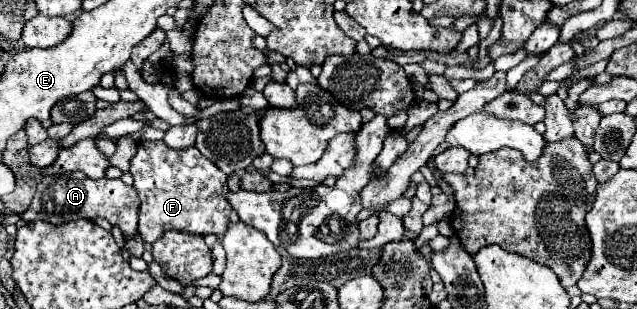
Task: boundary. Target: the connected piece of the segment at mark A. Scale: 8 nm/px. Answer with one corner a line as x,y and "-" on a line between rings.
80,171
76,175
62,175
60,179
48,175
42,179
30,207
22,213
24,221
50,221
50,223
68,223
74,219
96,219
102,217
106,221
110,221
112,225
118,225
124,233
124,237
130,241
136,233
136,223
138,223
138,195
136,189
126,185
120,179
98,179
92,181
86,175
80,175

